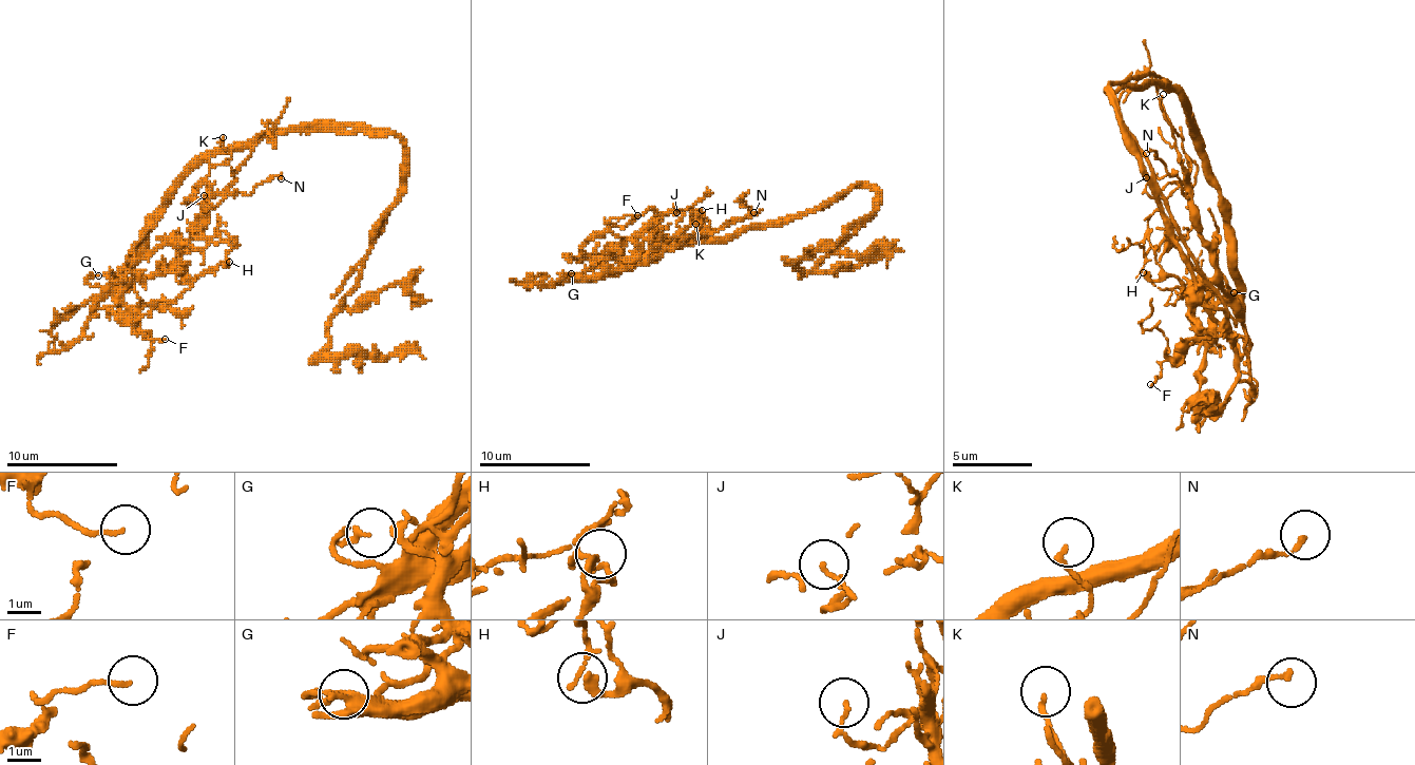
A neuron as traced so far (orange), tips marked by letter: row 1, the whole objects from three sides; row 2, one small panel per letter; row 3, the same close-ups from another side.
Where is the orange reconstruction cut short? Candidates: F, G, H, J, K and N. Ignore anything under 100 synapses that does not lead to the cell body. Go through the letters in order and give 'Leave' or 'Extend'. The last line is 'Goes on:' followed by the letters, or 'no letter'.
F: Leave
G: Leave
H: Leave
J: Leave
K: Leave
N: Leave
Goes on: no letter

